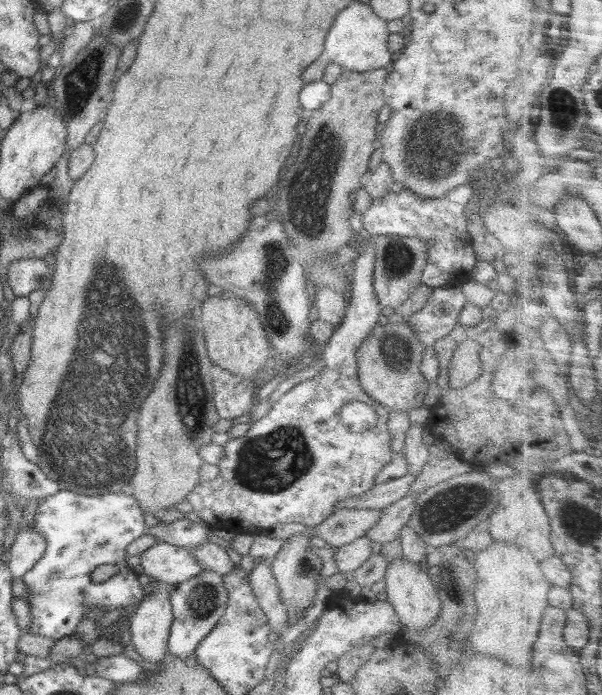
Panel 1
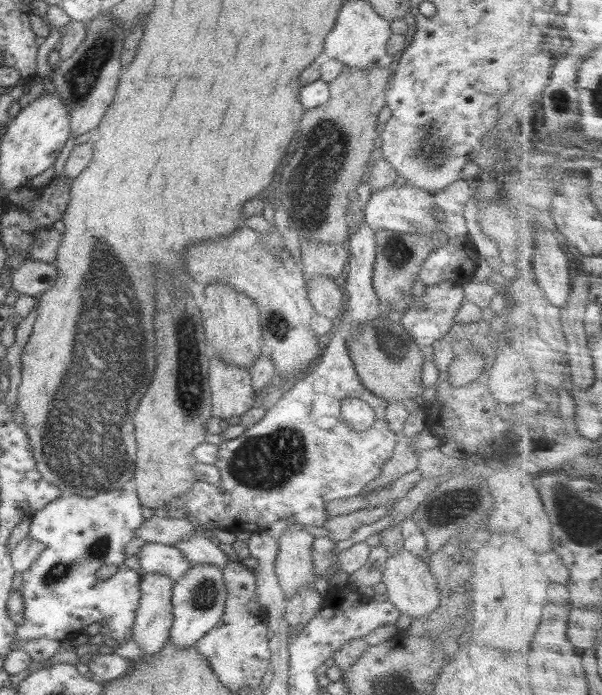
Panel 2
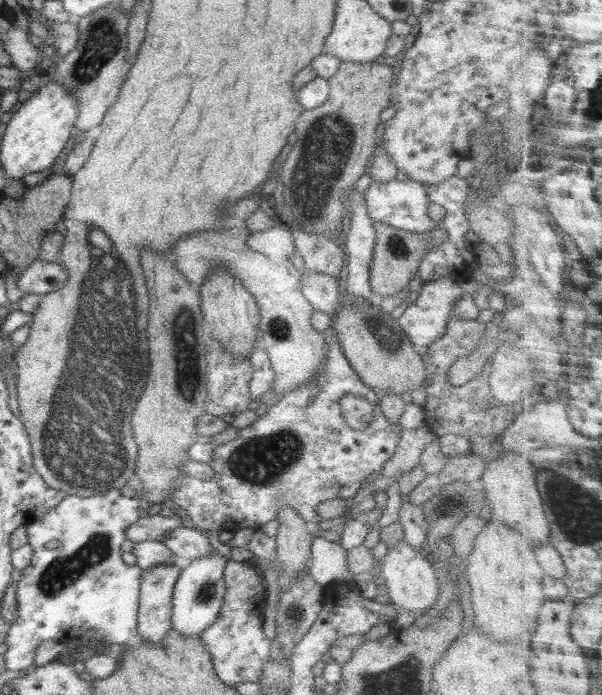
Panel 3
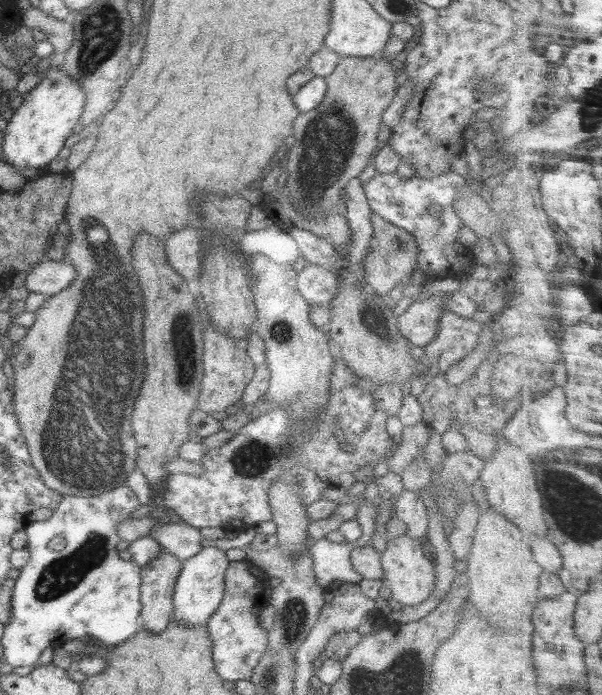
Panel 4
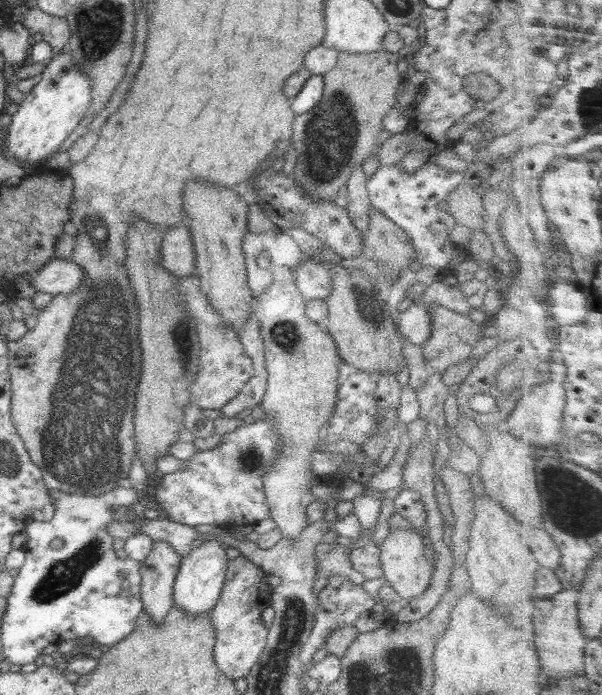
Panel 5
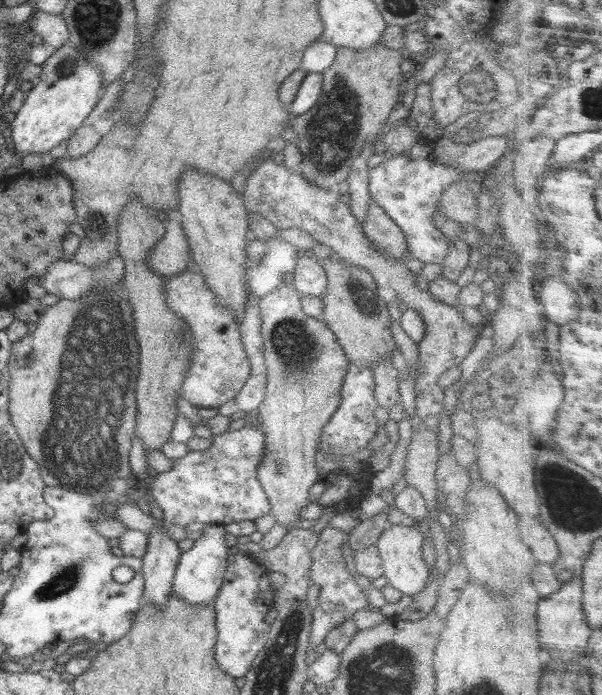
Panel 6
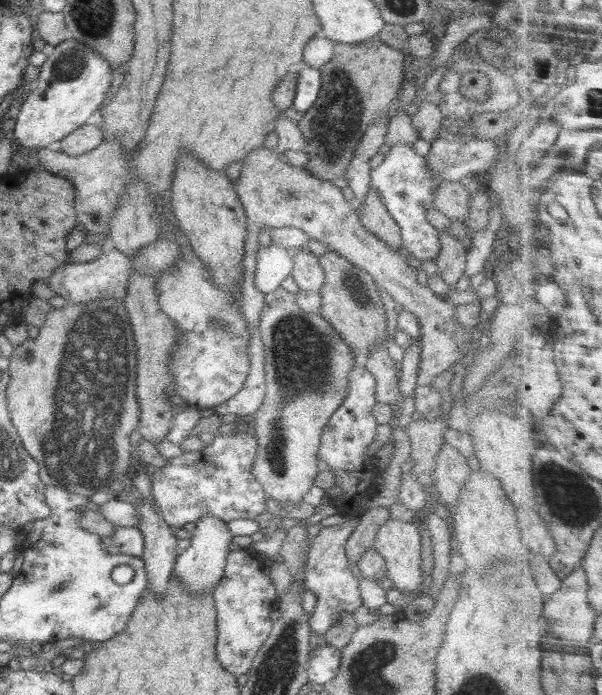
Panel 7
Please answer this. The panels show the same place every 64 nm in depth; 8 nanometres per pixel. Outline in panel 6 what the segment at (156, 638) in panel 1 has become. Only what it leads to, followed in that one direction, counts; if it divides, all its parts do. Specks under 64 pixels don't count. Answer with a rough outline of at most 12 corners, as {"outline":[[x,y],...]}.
{"outline":[[160,530],[148,532],[141,558],[144,597],[156,610],[173,594],[182,551]]}

